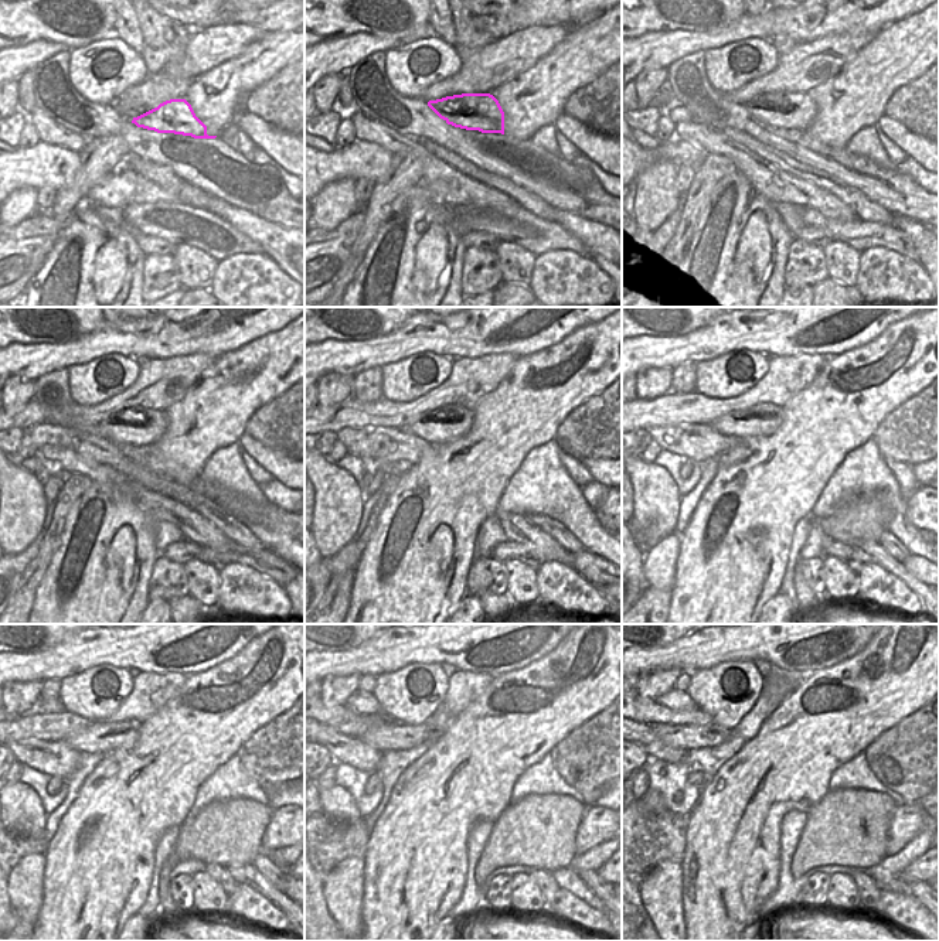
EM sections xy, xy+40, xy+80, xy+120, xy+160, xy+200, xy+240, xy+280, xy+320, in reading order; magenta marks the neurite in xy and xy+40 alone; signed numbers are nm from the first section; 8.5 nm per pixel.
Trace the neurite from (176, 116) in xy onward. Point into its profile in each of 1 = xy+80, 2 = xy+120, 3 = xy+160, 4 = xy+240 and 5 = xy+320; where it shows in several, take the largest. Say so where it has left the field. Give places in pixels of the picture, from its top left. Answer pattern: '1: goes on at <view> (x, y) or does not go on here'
1: goes on at xy+80 (778, 111)
2: goes on at xy+120 (138, 426)
3: goes on at xy+160 (445, 423)
4: goes on at xy+240 (105, 736)
5: goes on at xy+320 (681, 736)

